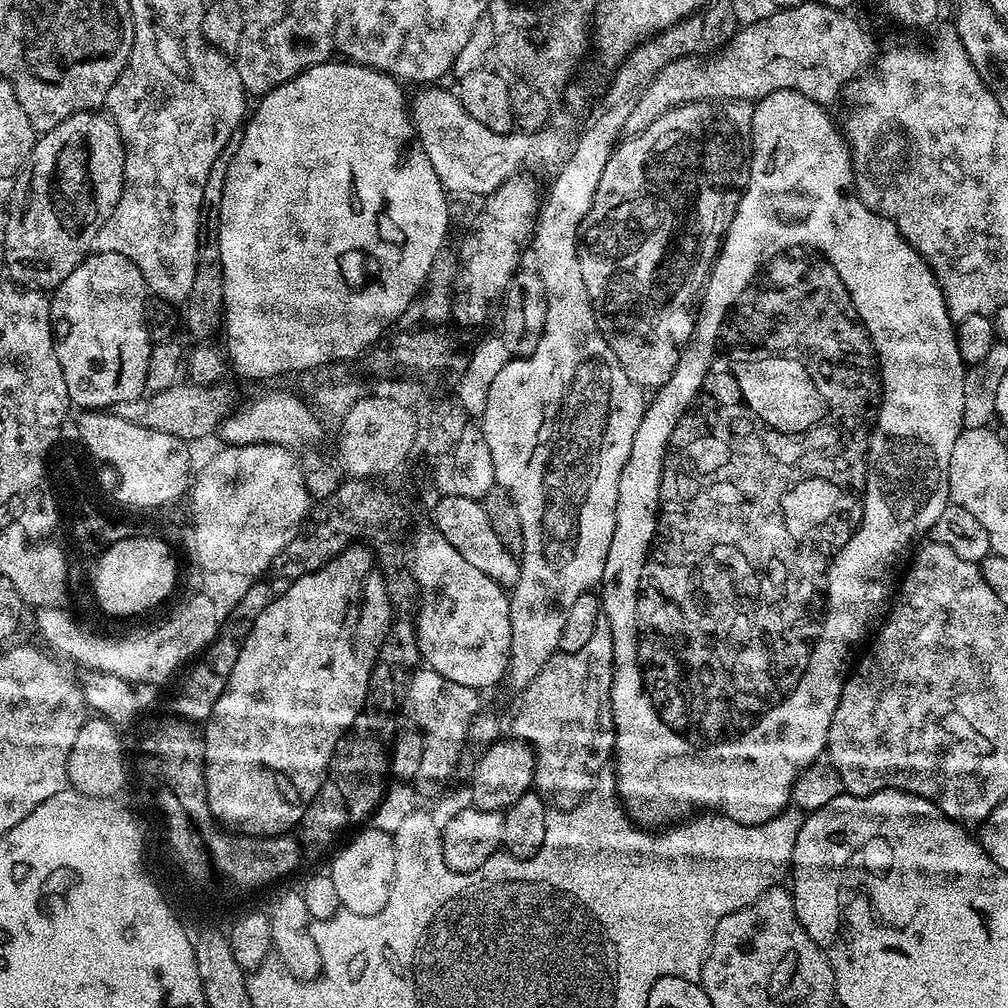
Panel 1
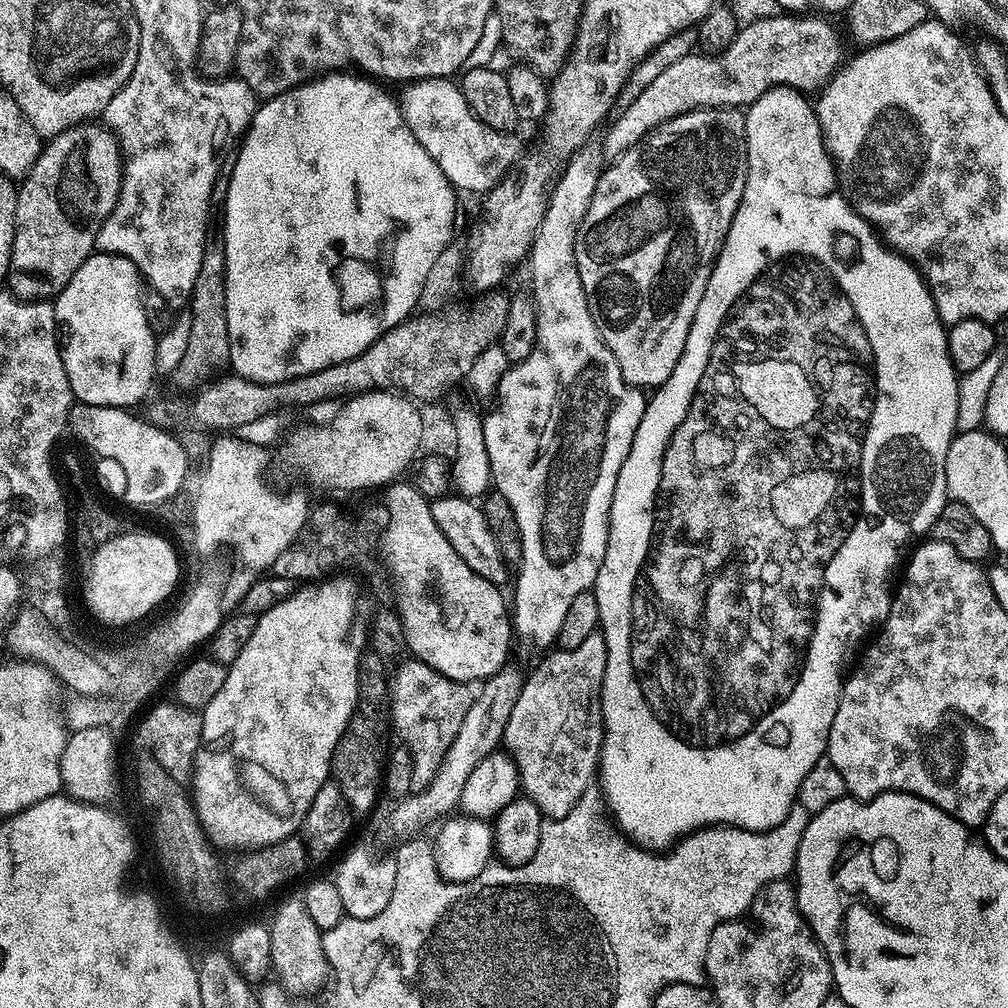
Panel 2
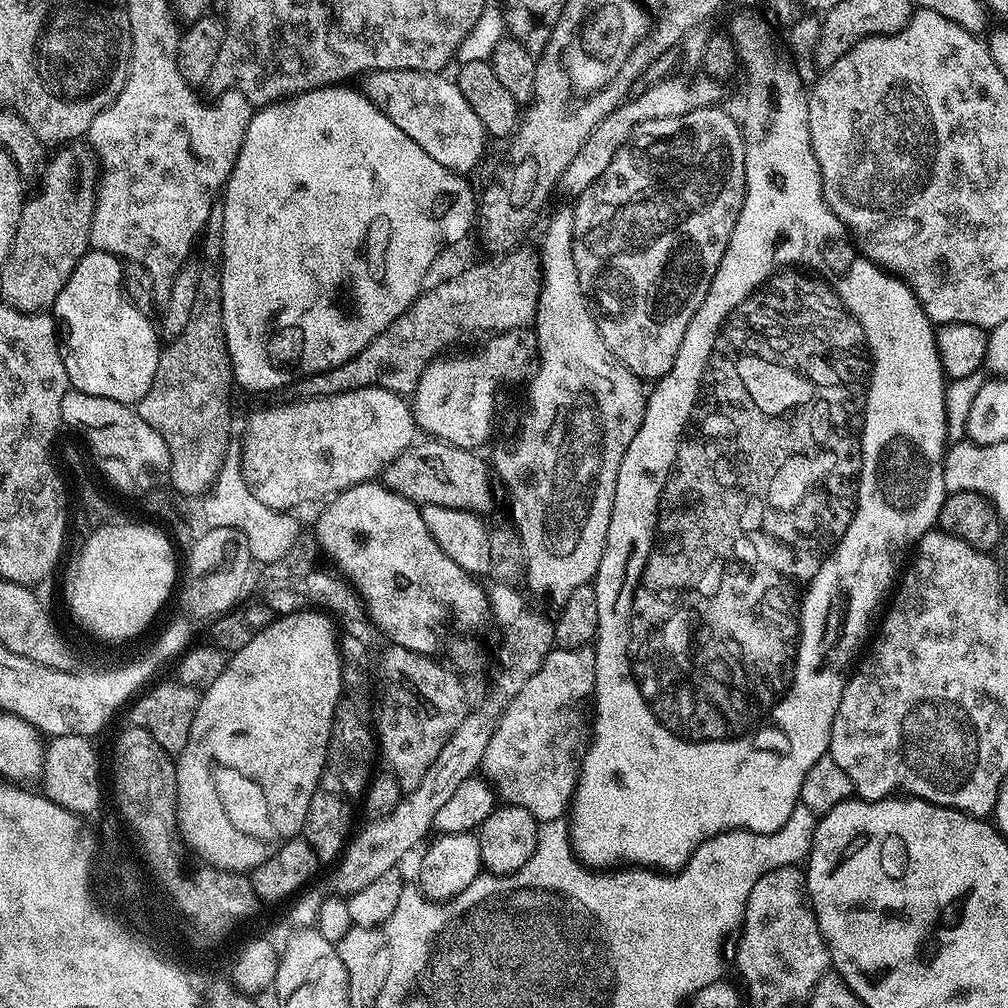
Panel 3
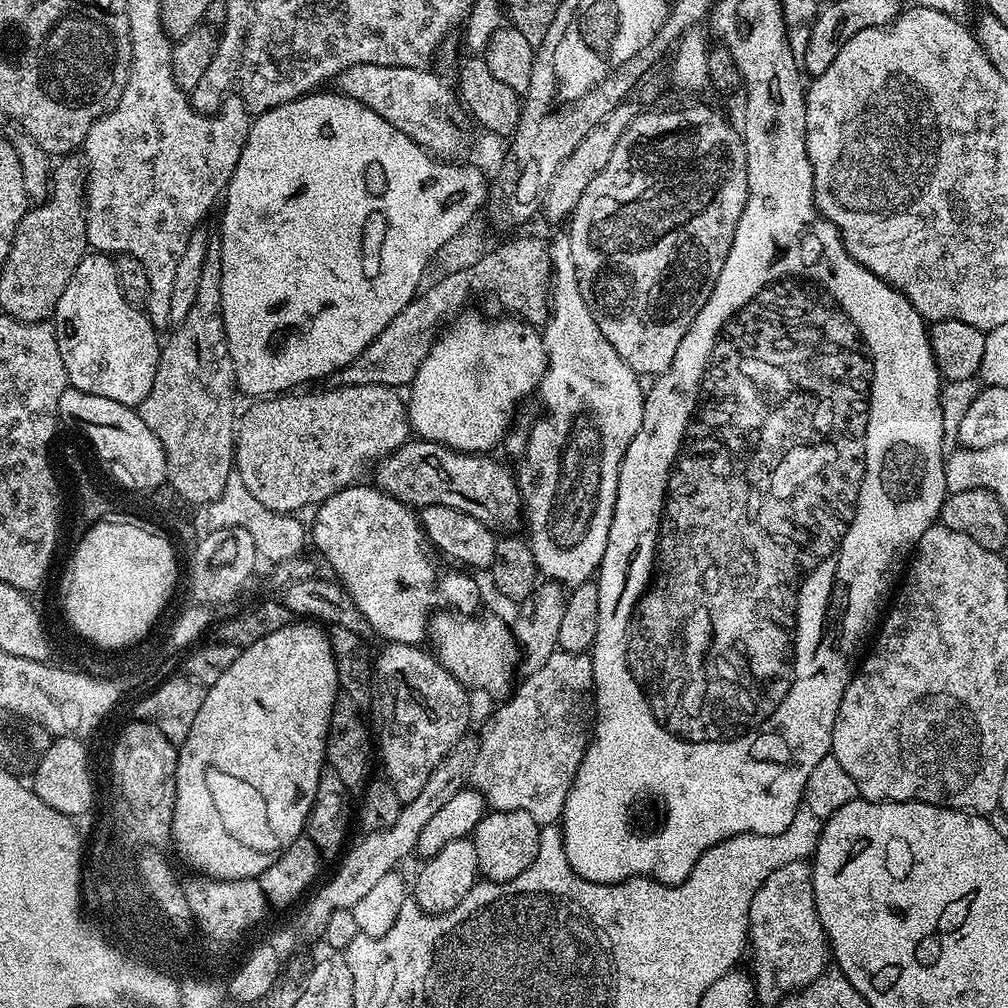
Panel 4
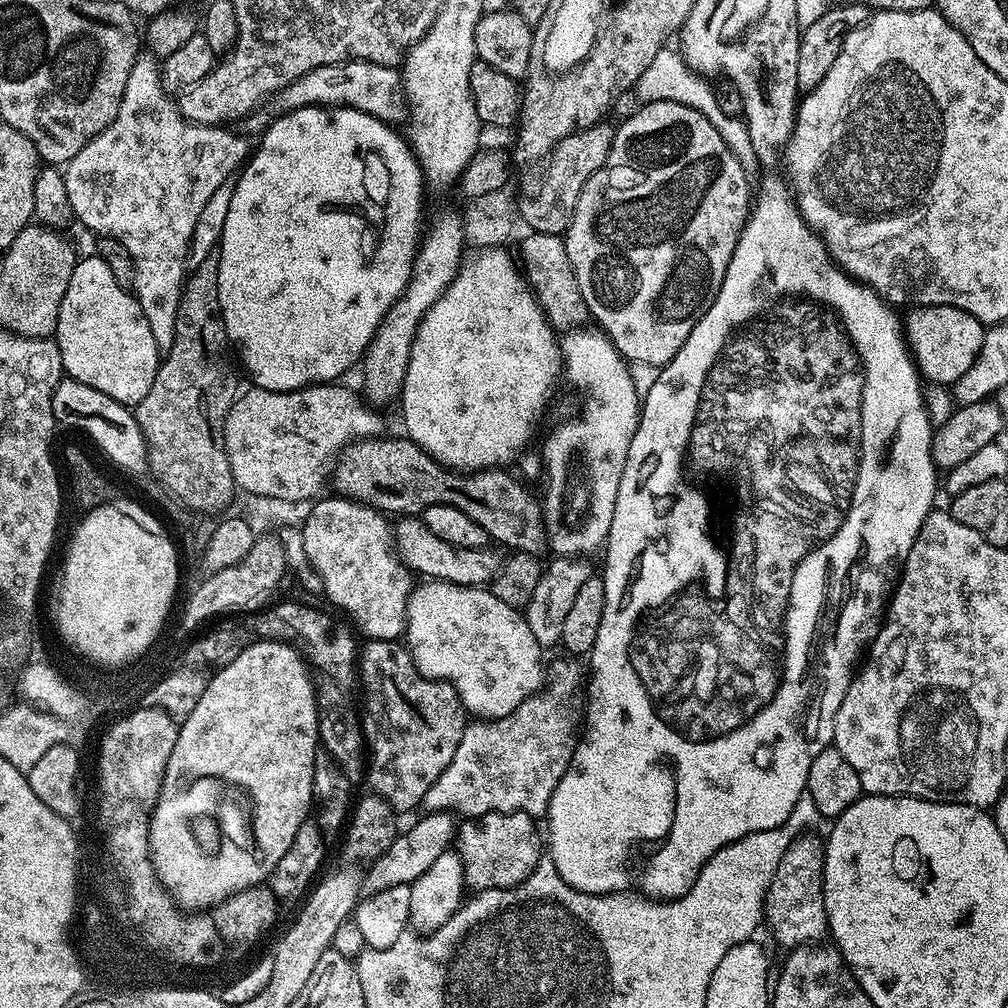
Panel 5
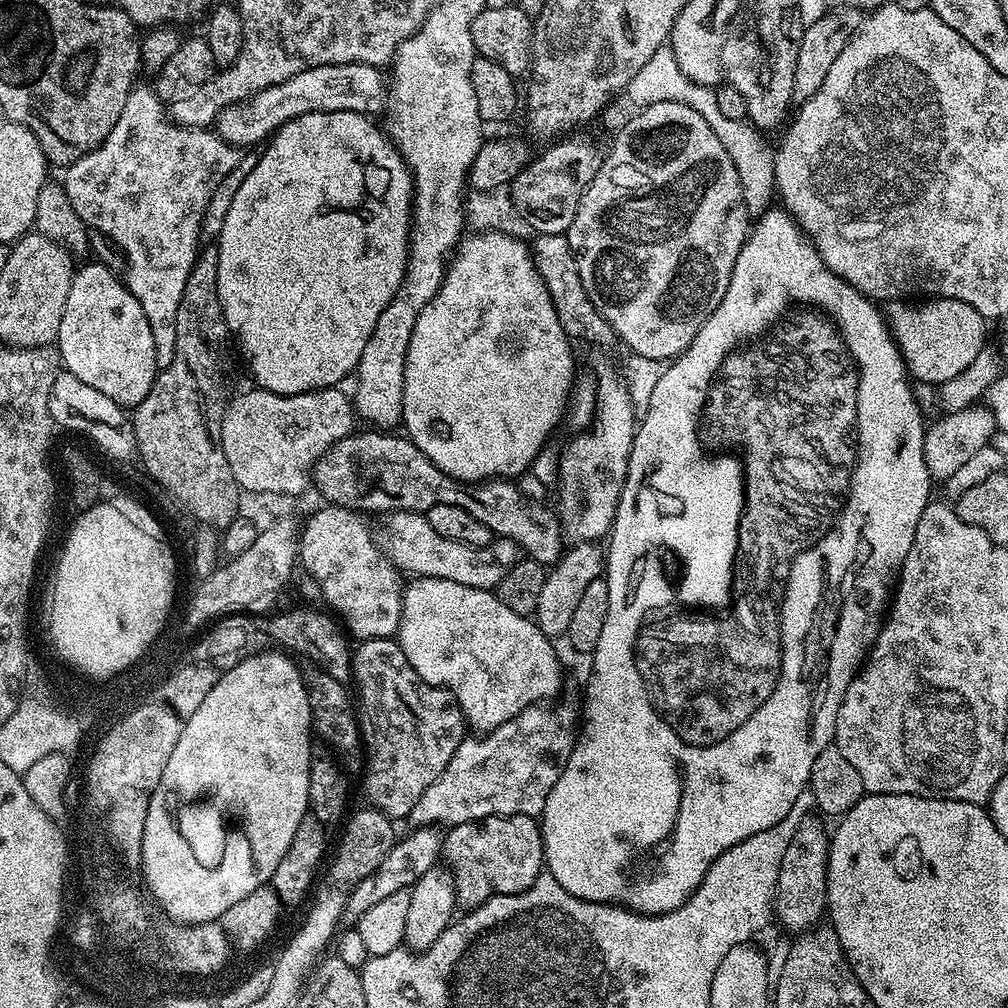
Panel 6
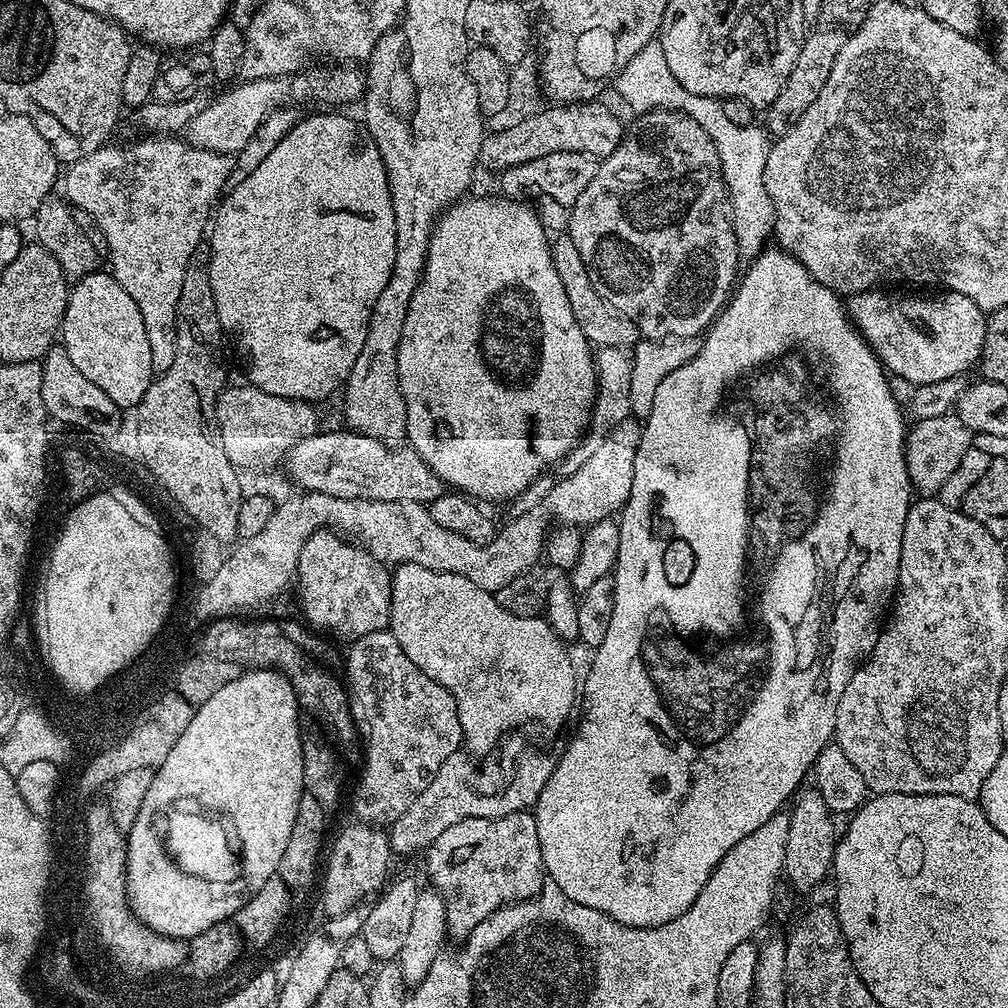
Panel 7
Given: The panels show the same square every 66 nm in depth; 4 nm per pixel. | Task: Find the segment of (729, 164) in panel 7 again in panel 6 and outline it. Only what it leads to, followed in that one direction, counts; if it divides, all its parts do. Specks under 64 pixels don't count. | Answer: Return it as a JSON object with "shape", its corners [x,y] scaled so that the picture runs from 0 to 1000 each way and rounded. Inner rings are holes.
{"shape":[[[666,47],[654,48],[649,54],[649,58],[645,58],[645,62],[641,62],[641,65],[637,65],[637,69],[633,69],[633,73],[629,73],[629,77],[621,88],[621,95],[624,95],[631,105],[649,101],[677,101],[681,105],[692,109],[692,113],[696,113],[696,117],[700,117],[704,129],[708,129],[708,133],[712,133],[712,141],[716,141],[716,145],[720,145],[720,153],[724,153],[724,157],[728,161],[728,169],[732,169],[732,177],[736,181],[738,189],[738,202],[743,211],[757,212],[762,209],[768,198],[770,182],[766,168],[767,148],[765,146],[758,147],[758,139],[754,136],[757,134],[745,122],[720,117],[712,106],[709,90],[703,84],[690,83],[685,77],[681,77],[681,73],[677,73],[677,65],[673,65],[673,58],[668,54]]]}

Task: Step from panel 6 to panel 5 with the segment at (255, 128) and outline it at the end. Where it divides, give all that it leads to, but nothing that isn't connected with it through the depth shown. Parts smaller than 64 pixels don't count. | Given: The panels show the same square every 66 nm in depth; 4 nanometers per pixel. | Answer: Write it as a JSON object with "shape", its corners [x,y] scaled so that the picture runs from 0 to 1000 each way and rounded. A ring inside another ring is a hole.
{"shape":[[[344,60],[338,63],[317,65],[308,73],[302,73],[296,81],[284,86],[272,97],[274,111],[281,113],[294,107],[324,105],[326,107],[350,107],[380,119],[383,123],[397,125],[407,115],[407,102],[398,72],[392,66],[372,63],[366,60]]]}

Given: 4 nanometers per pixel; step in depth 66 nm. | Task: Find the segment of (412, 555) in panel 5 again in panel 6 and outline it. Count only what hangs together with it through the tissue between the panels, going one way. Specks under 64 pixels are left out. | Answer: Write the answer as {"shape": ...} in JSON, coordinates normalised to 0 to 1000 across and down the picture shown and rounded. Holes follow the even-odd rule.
{"shape":[[[390,508],[382,516],[385,517],[381,520],[379,543],[394,565],[401,569],[409,567],[405,569],[410,572],[442,573],[446,577],[458,577],[458,581],[488,585],[518,552],[512,539],[503,534],[489,535],[477,544],[438,534],[438,530],[427,522],[424,511],[416,508]]]}

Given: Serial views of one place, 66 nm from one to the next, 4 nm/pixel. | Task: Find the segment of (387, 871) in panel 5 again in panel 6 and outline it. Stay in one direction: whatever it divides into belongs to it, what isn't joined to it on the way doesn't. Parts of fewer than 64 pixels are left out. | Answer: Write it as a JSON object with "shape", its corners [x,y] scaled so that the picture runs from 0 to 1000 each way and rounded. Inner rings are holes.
{"shape":[[[415,819],[409,824],[411,825],[406,829],[398,828],[393,833],[390,841],[370,866],[354,874],[348,880],[341,894],[339,913],[342,918],[352,919],[357,914],[358,907],[367,903],[367,899],[379,895],[379,891],[384,891],[387,887],[395,887],[395,883],[408,882],[413,873],[419,871],[419,867],[423,867],[423,863],[434,860],[440,840],[440,829],[438,822],[433,819]]]}

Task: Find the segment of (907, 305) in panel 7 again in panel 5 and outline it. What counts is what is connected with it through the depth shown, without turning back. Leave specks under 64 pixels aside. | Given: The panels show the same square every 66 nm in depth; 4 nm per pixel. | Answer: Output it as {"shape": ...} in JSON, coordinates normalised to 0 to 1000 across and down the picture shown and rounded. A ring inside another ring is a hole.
{"shape":[[[946,304],[906,305],[899,313],[899,336],[909,364],[918,378],[925,381],[946,383],[958,367],[968,365],[970,347],[974,347],[974,335],[978,328],[966,312],[950,308]]]}

